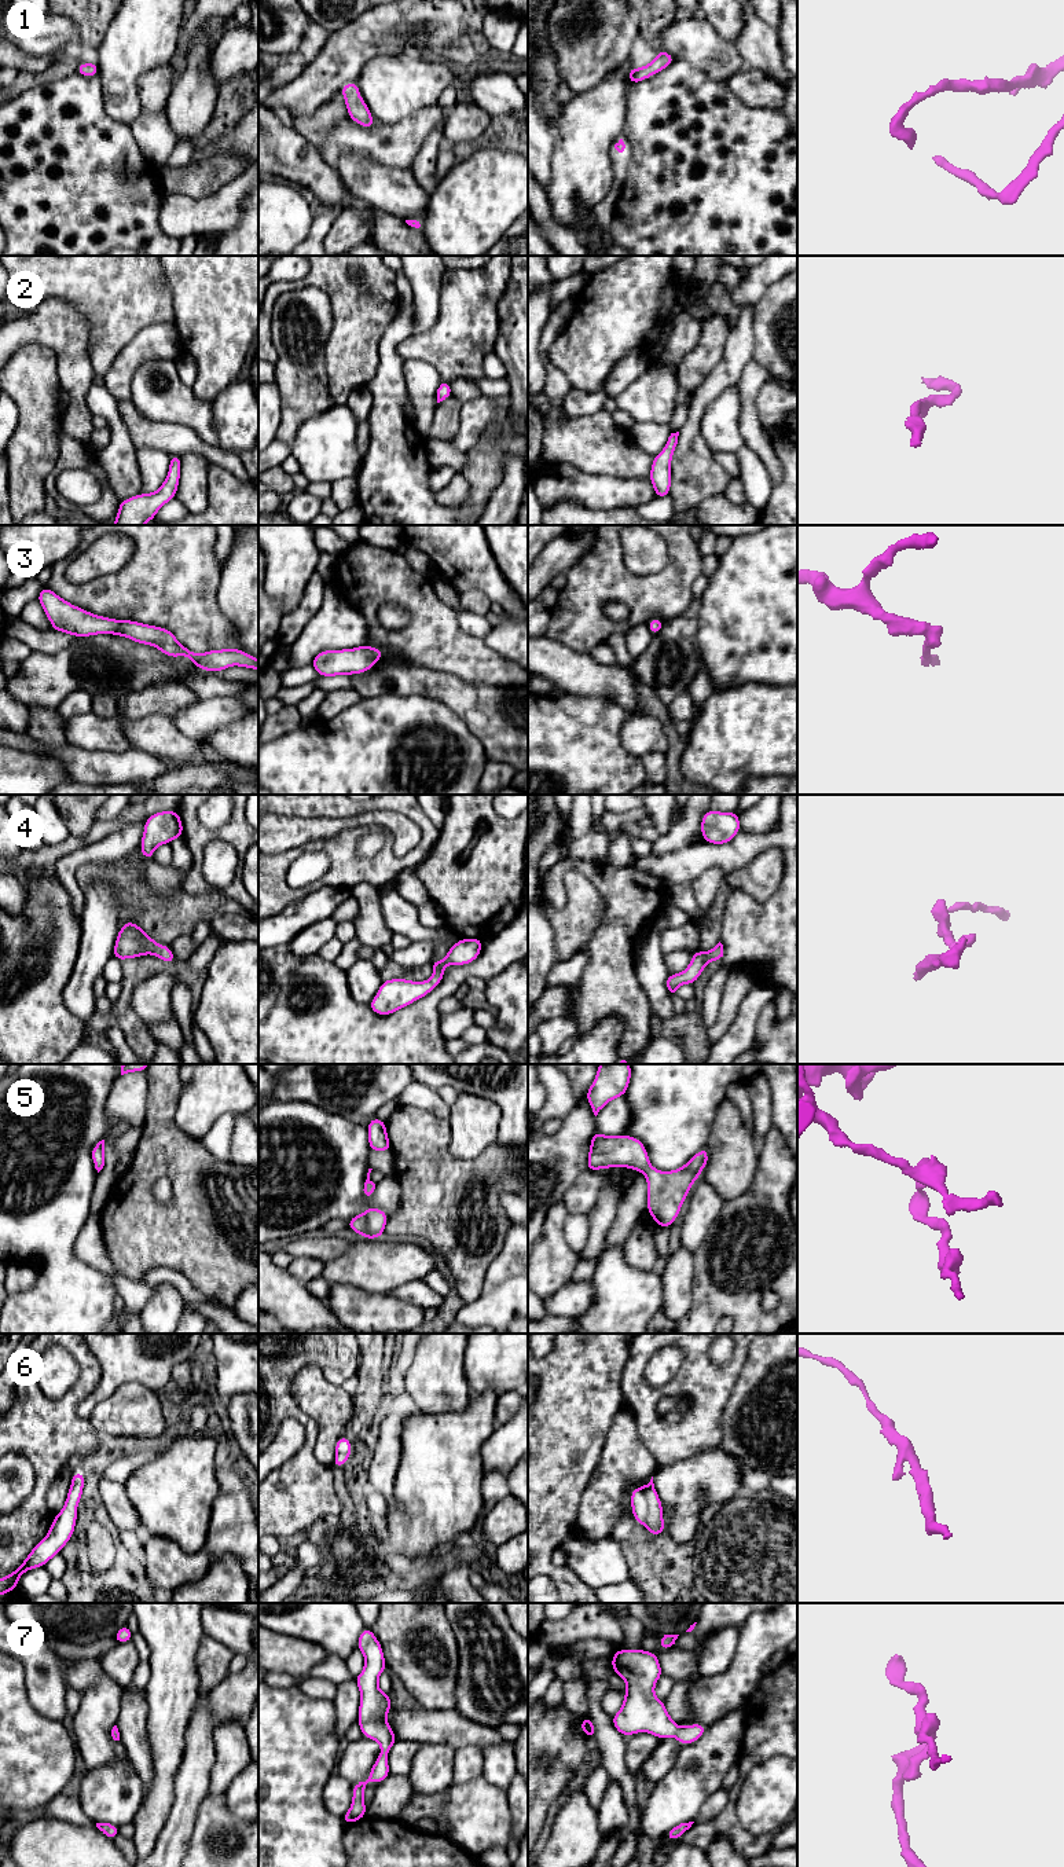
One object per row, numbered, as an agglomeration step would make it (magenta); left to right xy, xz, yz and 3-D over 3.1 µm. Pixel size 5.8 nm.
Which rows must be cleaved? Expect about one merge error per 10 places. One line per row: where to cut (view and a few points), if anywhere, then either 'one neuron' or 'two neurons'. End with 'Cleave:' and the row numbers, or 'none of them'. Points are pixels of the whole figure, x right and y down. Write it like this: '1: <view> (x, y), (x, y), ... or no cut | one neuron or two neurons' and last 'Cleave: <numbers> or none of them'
1: no cut | one neuron
2: no cut | one neuron
3: no cut | one neuron
4: no cut | one neuron
5: no cut | one neuron
6: no cut | one neuron
7: no cut | one neuron
Cleave: none of them

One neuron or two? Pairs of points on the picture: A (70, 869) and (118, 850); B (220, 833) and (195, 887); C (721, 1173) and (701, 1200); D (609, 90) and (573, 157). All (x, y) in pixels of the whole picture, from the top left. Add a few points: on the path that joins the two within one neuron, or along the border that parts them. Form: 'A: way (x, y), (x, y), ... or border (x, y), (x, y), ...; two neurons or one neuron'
A: way (83, 857), (106, 850); one neuron
B: way (205, 839), (197, 847), (195, 872); one neuron
C: border (700, 1176), (725, 1200); two neurons
D: way (604, 106), (589, 124), (583, 140); one neuron

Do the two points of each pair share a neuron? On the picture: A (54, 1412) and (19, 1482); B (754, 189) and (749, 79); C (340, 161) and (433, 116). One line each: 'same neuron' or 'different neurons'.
A: same neuron
B: different neurons
C: different neurons

